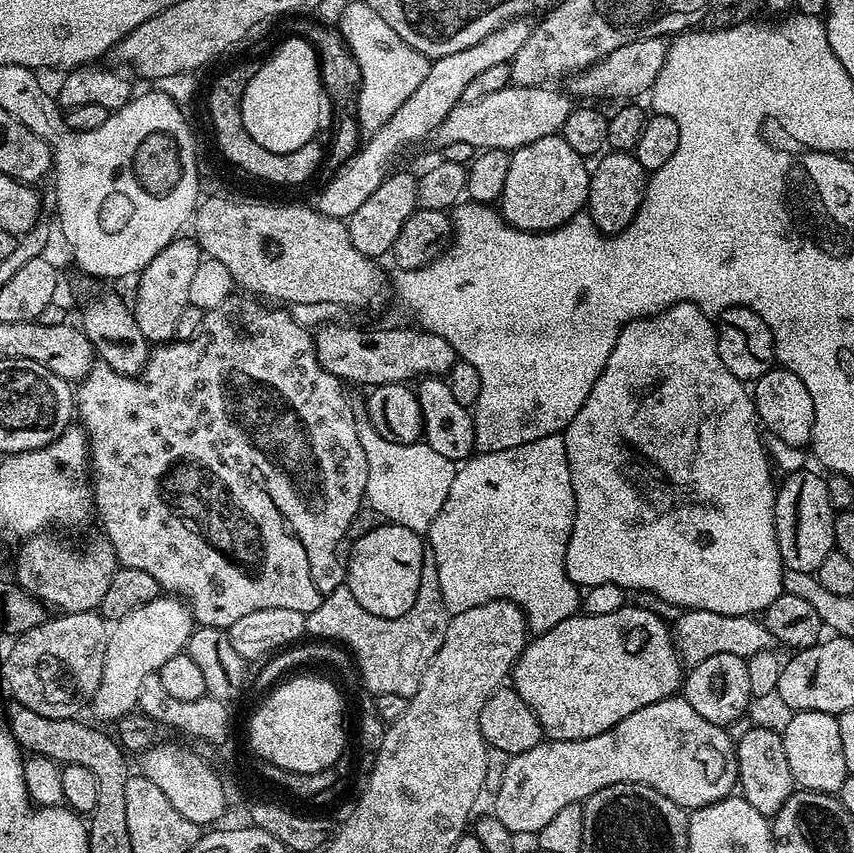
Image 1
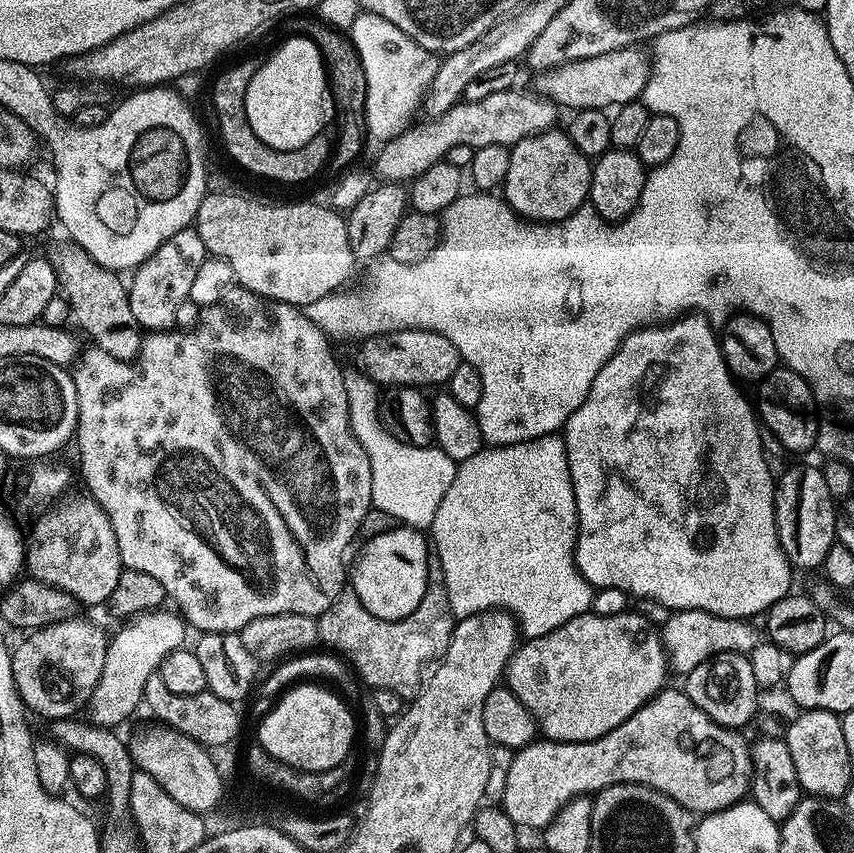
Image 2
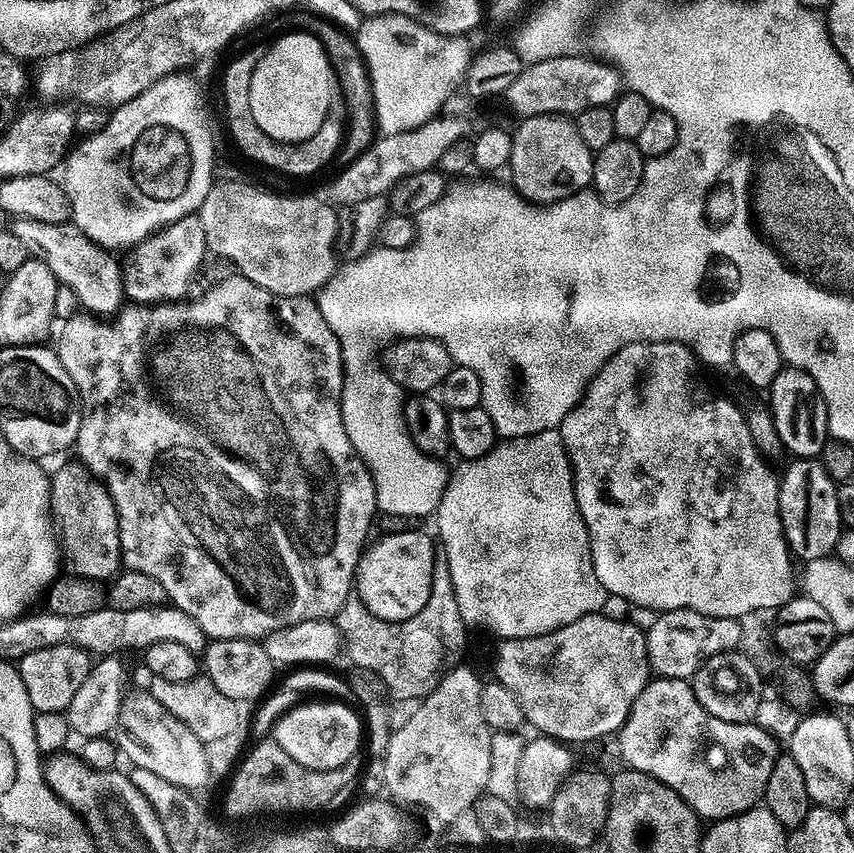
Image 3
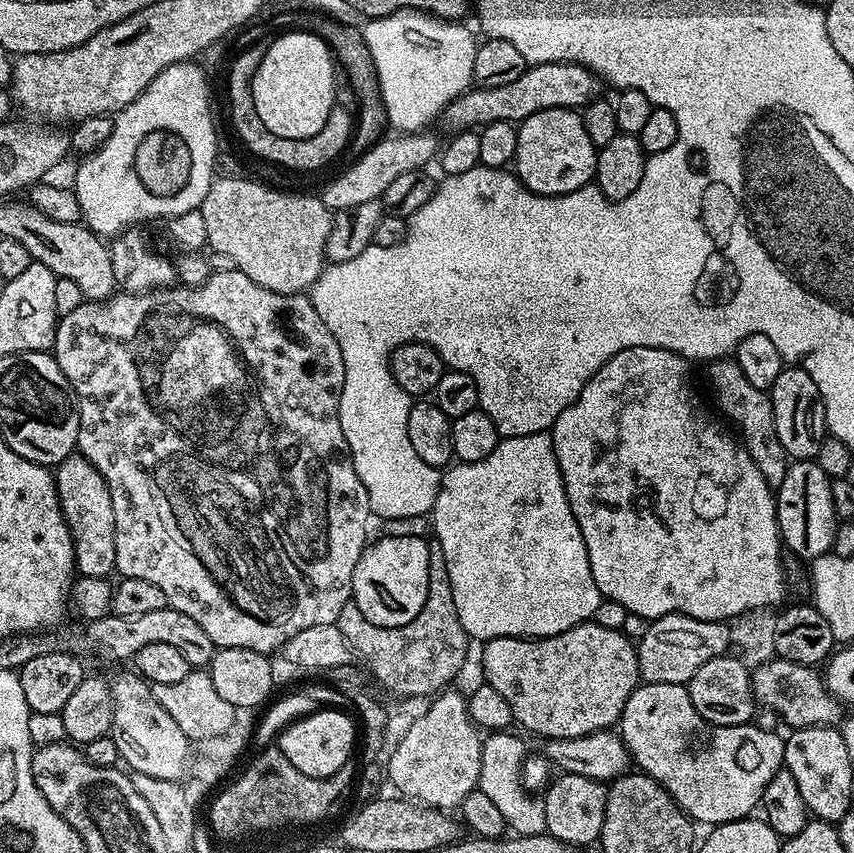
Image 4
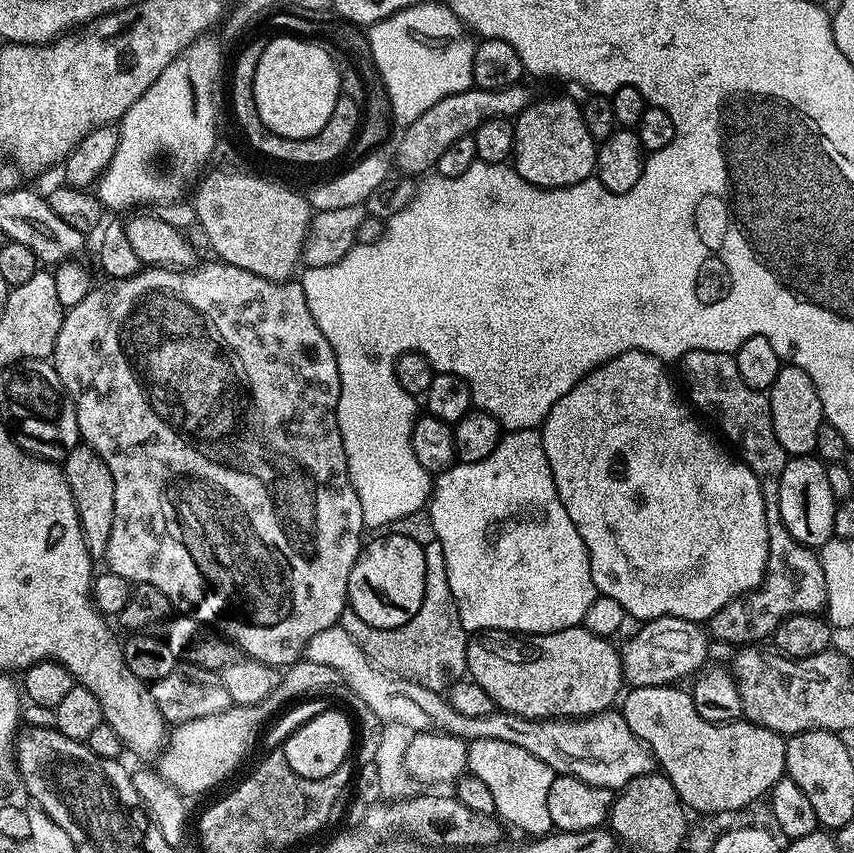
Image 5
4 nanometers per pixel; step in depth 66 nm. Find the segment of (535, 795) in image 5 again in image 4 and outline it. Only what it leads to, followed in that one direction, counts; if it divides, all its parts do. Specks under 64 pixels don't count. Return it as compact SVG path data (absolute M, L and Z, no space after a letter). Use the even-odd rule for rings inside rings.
M492 730L482 740L482 770L480 771L479 791L491 798L494 806L502 810L507 827L521 836L539 836L544 832L544 802L536 800L521 778L526 759L524 744L508 730Z

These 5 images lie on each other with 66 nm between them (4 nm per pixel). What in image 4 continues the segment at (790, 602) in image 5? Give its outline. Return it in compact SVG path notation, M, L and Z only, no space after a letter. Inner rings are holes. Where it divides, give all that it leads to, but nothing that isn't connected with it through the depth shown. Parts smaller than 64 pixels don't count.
M735 359L713 360L707 368L708 384L716 391L716 400L720 403L721 410L740 427L738 434L742 439L742 446L754 458L754 462L762 470L769 486L774 490L779 489L780 483L788 473L790 457L788 451L782 446L782 438L778 438L778 430L774 426L771 395L763 388L750 386L750 382L746 382L746 374L742 374Z

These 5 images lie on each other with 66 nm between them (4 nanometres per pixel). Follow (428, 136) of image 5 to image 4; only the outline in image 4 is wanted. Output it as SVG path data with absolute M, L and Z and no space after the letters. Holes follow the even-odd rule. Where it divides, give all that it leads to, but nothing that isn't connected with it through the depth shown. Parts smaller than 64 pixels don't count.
M550 62L549 64L534 64L525 67L522 78L514 78L514 82L510 82L510 86L494 86L493 88L476 88L463 92L458 99L452 101L446 109L446 117L452 124L460 124L465 129L472 130L477 126L483 126L490 122L502 122L510 120L519 122L530 118L530 114L538 114L538 110L550 110L551 108L575 108L583 109L585 104L591 100L597 99L601 95L600 84L601 77L582 67L581 64L567 64L566 62Z

